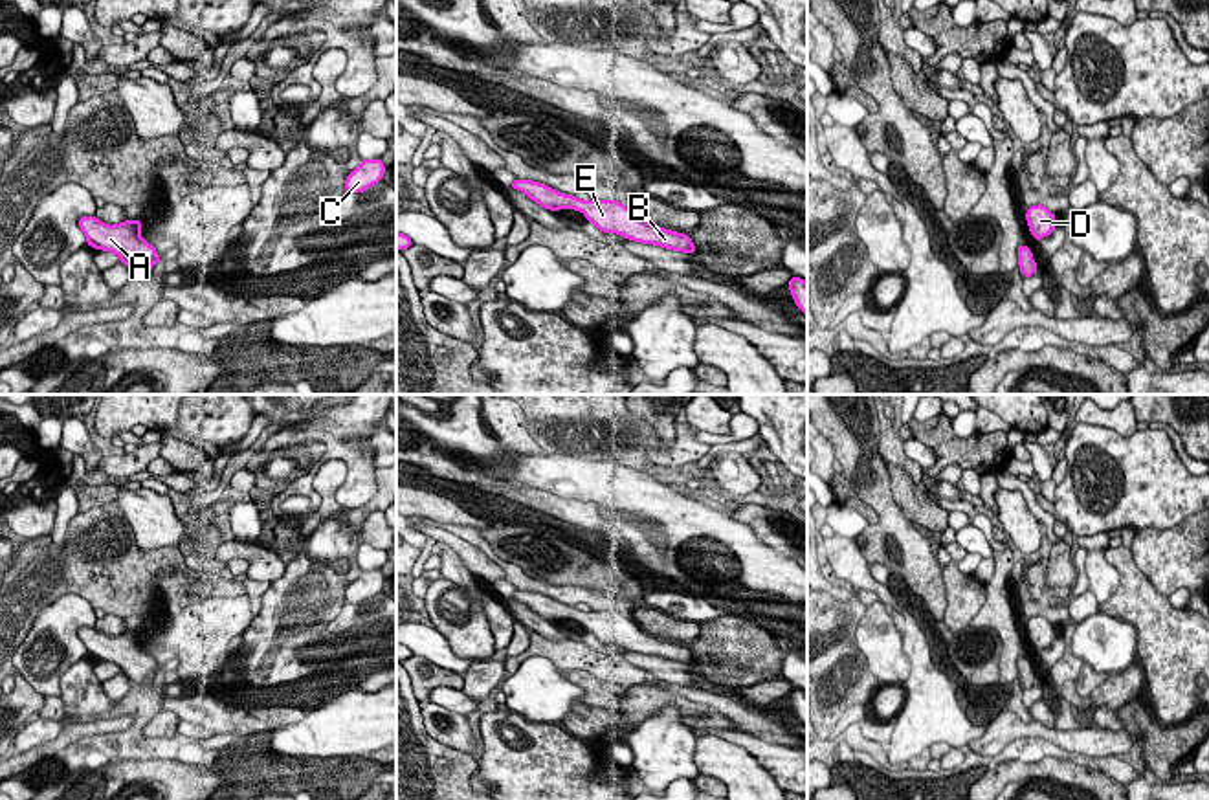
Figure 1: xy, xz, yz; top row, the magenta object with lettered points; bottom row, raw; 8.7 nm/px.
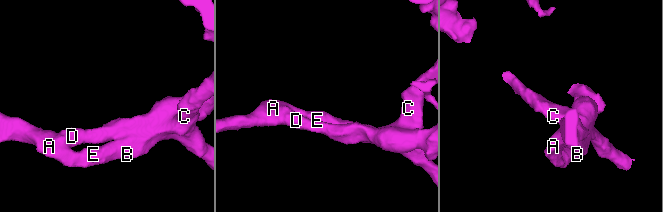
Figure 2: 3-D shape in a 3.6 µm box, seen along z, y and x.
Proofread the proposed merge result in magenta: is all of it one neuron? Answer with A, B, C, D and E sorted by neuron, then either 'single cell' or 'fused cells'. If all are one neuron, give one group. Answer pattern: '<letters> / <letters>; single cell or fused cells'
A B C D E; single cell

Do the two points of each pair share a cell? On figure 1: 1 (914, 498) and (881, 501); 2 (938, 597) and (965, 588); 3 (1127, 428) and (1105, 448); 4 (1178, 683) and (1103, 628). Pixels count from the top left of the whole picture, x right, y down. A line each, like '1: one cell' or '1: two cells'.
1: two cells
2: two cells
3: two cells
4: two cells

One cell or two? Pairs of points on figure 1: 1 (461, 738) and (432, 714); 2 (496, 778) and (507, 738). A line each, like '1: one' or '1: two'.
1: one
2: one

